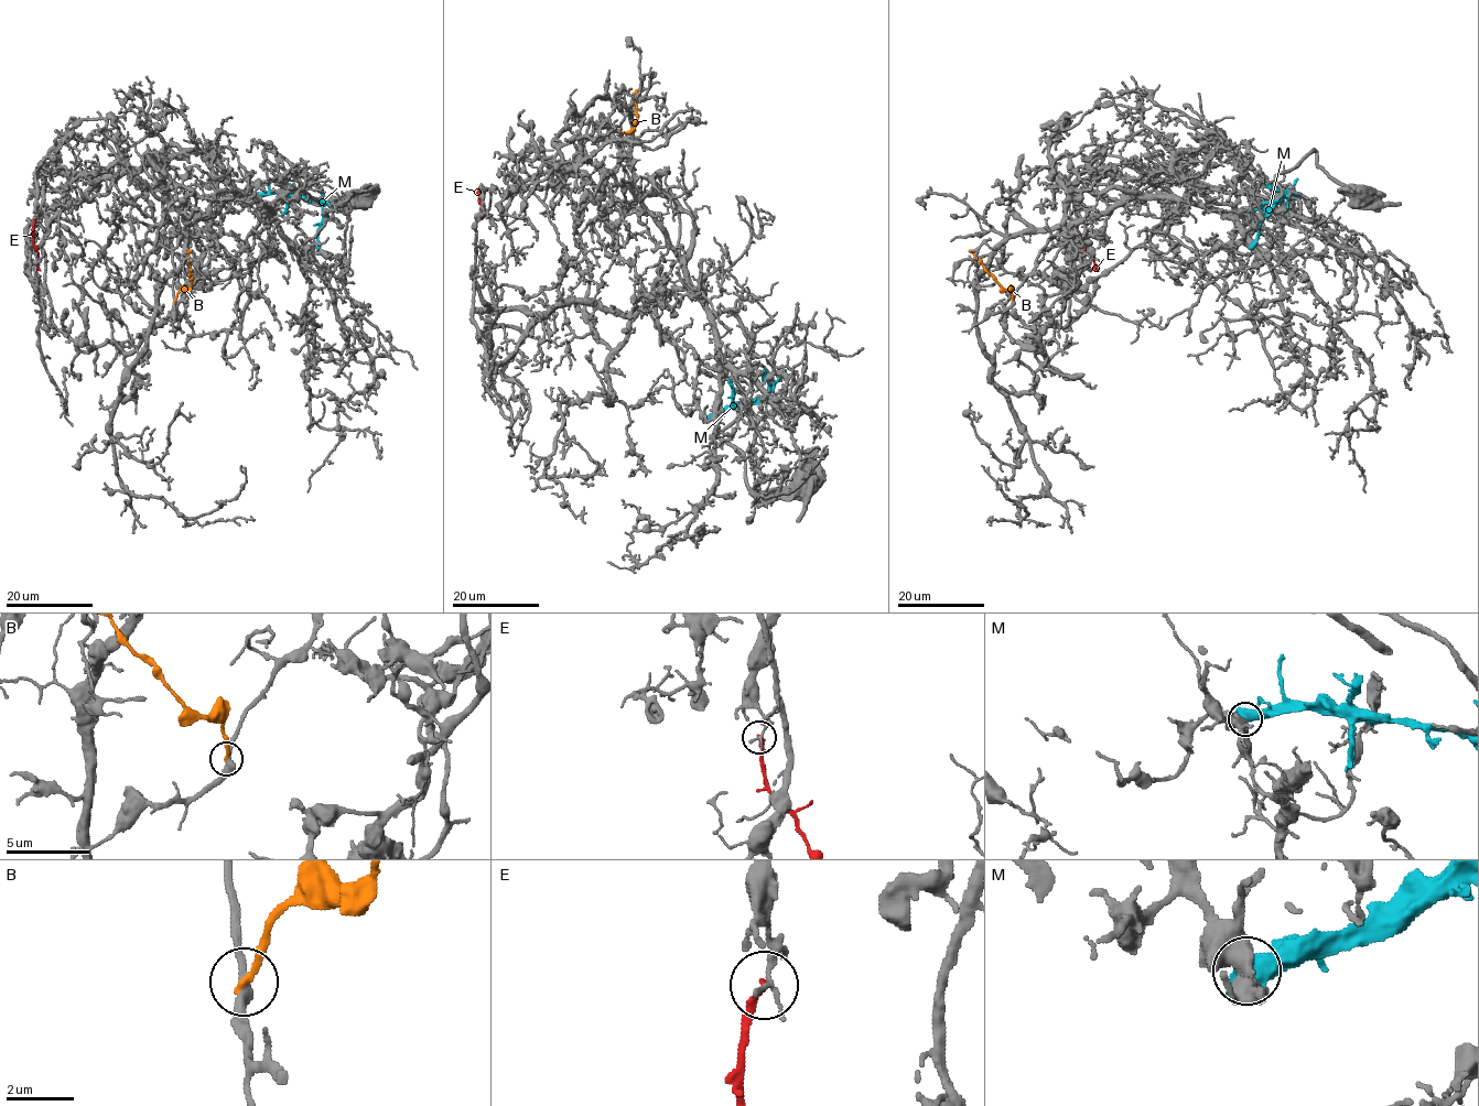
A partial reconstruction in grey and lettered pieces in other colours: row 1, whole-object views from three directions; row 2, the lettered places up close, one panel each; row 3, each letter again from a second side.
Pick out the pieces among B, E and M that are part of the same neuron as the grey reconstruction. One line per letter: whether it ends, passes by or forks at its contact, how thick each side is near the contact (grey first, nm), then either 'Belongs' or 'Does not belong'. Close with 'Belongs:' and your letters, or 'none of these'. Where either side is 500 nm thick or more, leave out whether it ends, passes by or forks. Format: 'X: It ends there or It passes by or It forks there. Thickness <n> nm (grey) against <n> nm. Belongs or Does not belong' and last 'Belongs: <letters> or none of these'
B: It ends there. Thickness 320 nm (grey) against 200 nm. Does not belong
E: It ends there. Thickness 190 nm (grey) against 190 nm. Does not belong
M: Thickness 500 nm (grey) against 500 nm. Does not belong
Belongs: none of these

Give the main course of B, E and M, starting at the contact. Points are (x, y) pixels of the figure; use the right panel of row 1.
B: (1013, 301), (1012, 291), (1002, 286), (969, 250)
E: (1069, 216), (1071, 231), (1092, 257), (1098, 271)
M: (1297, 196), (1288, 193), (1263, 217), (1258, 239), (1249, 248)

